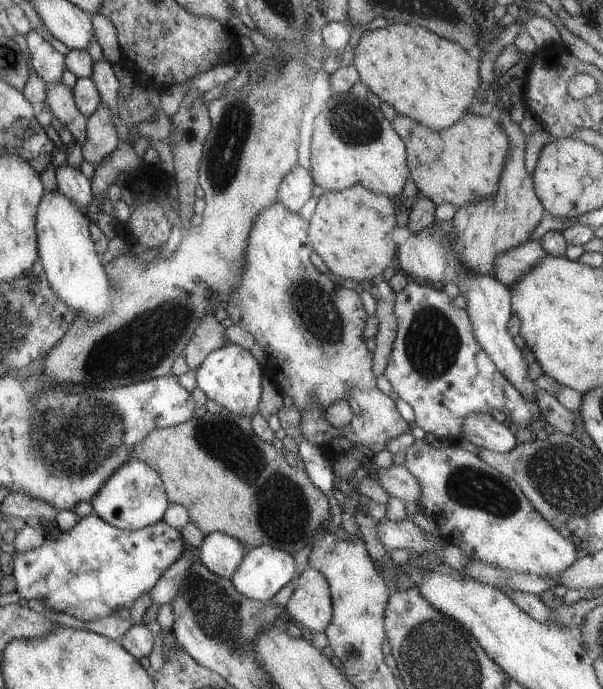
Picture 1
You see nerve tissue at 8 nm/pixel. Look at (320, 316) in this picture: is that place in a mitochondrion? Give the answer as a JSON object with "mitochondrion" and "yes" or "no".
{"mitochondrion":"yes"}

